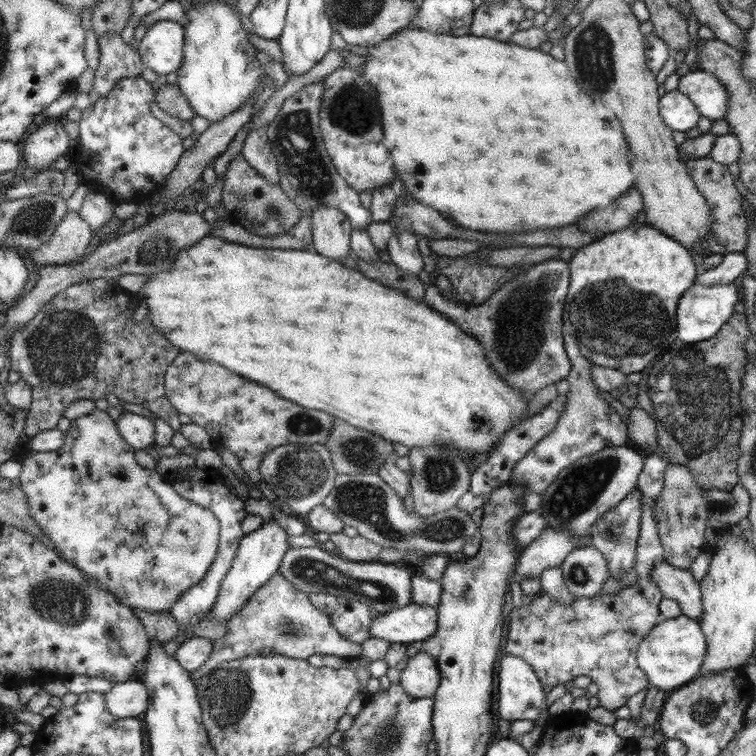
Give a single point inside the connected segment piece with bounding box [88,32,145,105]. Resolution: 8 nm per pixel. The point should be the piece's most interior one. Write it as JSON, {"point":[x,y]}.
{"point":[117,60]}

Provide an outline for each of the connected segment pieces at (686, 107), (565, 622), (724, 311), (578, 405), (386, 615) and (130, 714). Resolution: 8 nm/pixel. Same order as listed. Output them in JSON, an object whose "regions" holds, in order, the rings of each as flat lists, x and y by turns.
{"regions":[[[677,89,666,92,660,98,660,115,673,132,687,132,695,128,700,111,688,98]],[[644,496,640,499,640,534,636,563,632,566,637,574,635,583,617,593,599,592,591,598,574,597,566,605,552,601,540,589,529,604,511,609,503,646,507,654,521,657,532,667,541,687,554,687,575,676,589,676,590,682,597,686,598,705,610,712,627,705,630,697,648,688,647,676,637,666,636,652,640,642,661,619,659,604,663,595,652,581,652,568,664,561,664,550,653,514,653,500]],[[735,281,725,285,715,284,713,286,696,284,689,288,680,297,677,305,678,340,685,342,685,344,693,344,693,342,709,340,719,332,721,325,732,316,733,304,739,300,737,289,739,286,735,284]],[[569,333,564,334,564,341,569,358,572,361,572,369,566,377,569,384,563,414,559,416,555,428,543,439,539,440,528,454,519,459,511,470,511,483,521,484,526,490,533,493,543,493,554,481,560,472,577,461,579,458,590,456,605,448,628,445,628,429,621,422,615,410,611,409,607,401,597,393,590,368,592,363,586,359,576,338]],[[407,603,370,618,368,634,389,643,409,645,428,639,436,629,435,607]],[[139,679,117,682,104,695,109,712,117,718,135,718,145,712,149,702,148,690]]]}

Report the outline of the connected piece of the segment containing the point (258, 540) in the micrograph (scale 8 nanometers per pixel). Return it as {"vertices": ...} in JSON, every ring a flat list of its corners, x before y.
{"vertices":[[273,518,267,522,263,521,260,527,247,533,240,540,236,557,233,558,233,565,229,567,228,573,221,581,213,608,205,619,225,624,228,618,236,613,261,585,267,584,269,578,277,572,277,566,280,566,279,562,282,562,281,558,284,558,286,554,285,550,289,548,287,537,283,528]]}

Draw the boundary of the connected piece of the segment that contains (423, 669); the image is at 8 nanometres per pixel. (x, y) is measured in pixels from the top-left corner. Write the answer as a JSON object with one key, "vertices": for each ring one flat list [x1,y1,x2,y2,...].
{"vertices":[[418,652,399,667,398,681,409,697,433,698,440,685,439,667,428,654]]}

